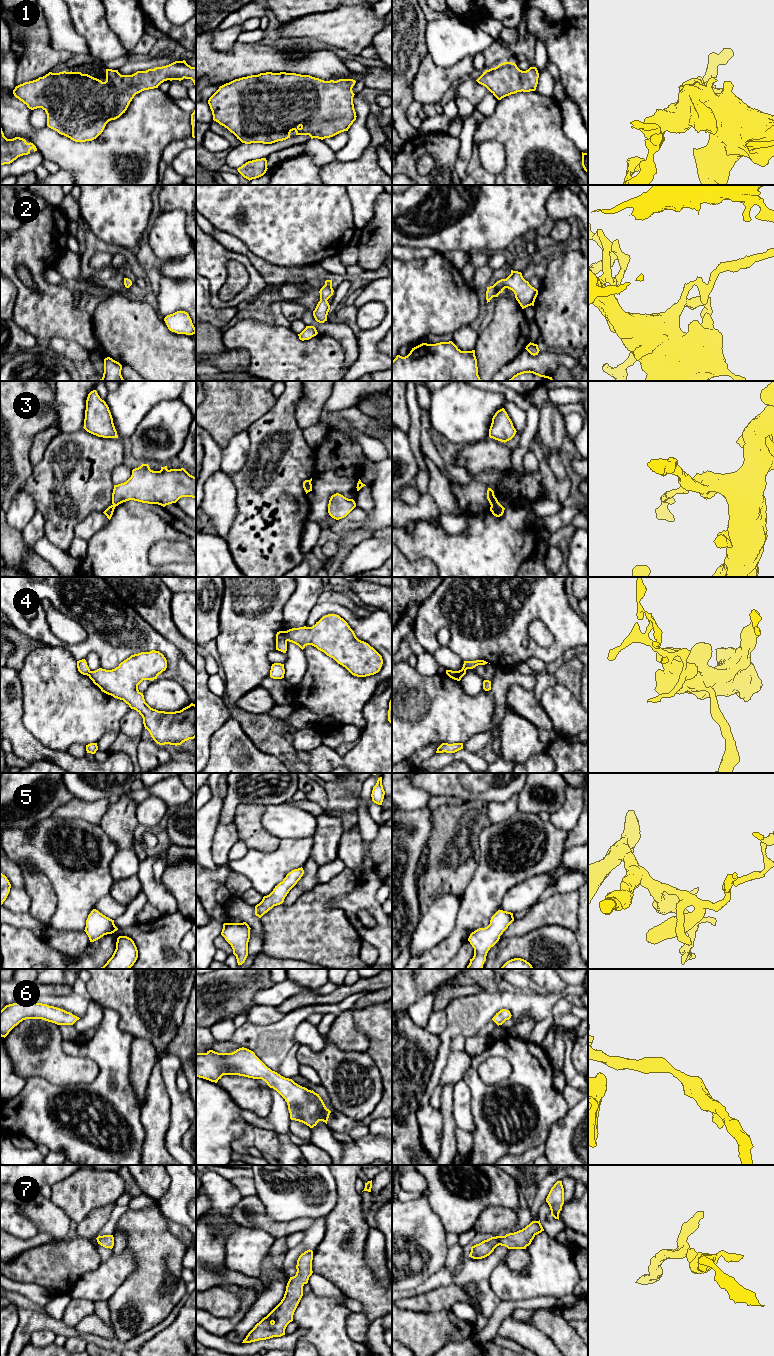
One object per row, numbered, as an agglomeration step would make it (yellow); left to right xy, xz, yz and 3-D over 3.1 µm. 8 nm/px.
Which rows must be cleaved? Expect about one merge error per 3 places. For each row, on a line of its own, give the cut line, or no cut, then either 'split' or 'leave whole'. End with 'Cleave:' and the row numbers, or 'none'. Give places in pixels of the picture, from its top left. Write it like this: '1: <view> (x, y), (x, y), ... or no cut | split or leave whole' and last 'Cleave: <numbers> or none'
1: no cut | leave whole
2: no cut | leave whole
3: yz (497, 500), (491, 505) | split
4: xz (284, 631), (284, 636), (287, 640) | split
5: no cut | leave whole
6: no cut | leave whole
7: no cut | leave whole
Cleave: 3, 4

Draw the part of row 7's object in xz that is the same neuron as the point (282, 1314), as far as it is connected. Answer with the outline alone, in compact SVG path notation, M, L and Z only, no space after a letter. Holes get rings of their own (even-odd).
M313 1251L302 1253L296 1265L296 1275L290 1277L281 1302L248 1333L242 1343L251 1343L285 1335L287 1325L303 1296L303 1286L312 1275Z

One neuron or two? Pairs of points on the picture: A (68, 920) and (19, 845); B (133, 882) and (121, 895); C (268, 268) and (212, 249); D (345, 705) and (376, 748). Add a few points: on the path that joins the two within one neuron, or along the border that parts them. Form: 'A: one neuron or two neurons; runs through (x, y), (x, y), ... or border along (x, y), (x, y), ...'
A: one neuron; runs through (68, 899), (68, 885), (40, 857)
B: one neuron; runs through (131, 885), (124, 892)
C: two neurons; border along (231, 250), (244, 254), (265, 281)
D: two neurons; border along (366, 705), (364, 708), (366, 724), (362, 728)

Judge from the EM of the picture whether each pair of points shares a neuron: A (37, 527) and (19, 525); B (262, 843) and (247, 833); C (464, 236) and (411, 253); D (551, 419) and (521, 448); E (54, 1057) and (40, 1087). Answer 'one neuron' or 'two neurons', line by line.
A: two neurons
B: one neuron
C: two neurons
D: two neurons
E: two neurons

